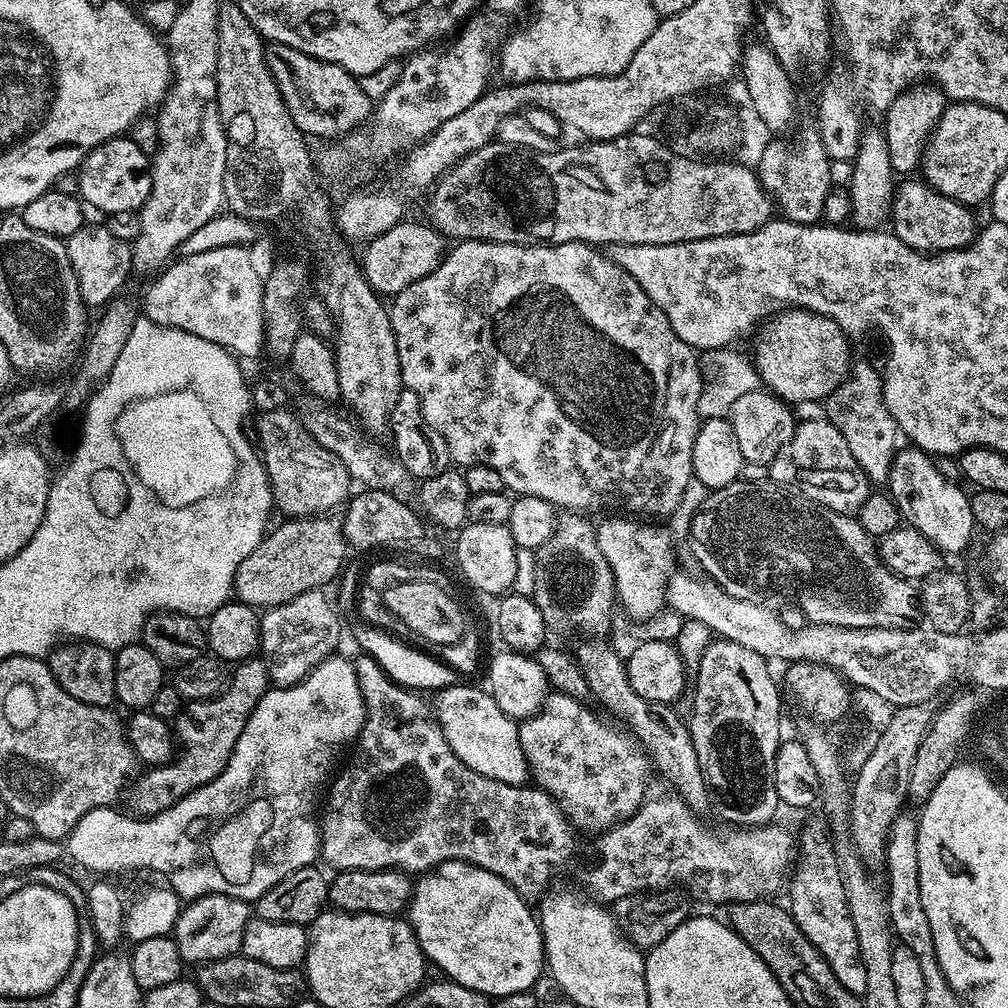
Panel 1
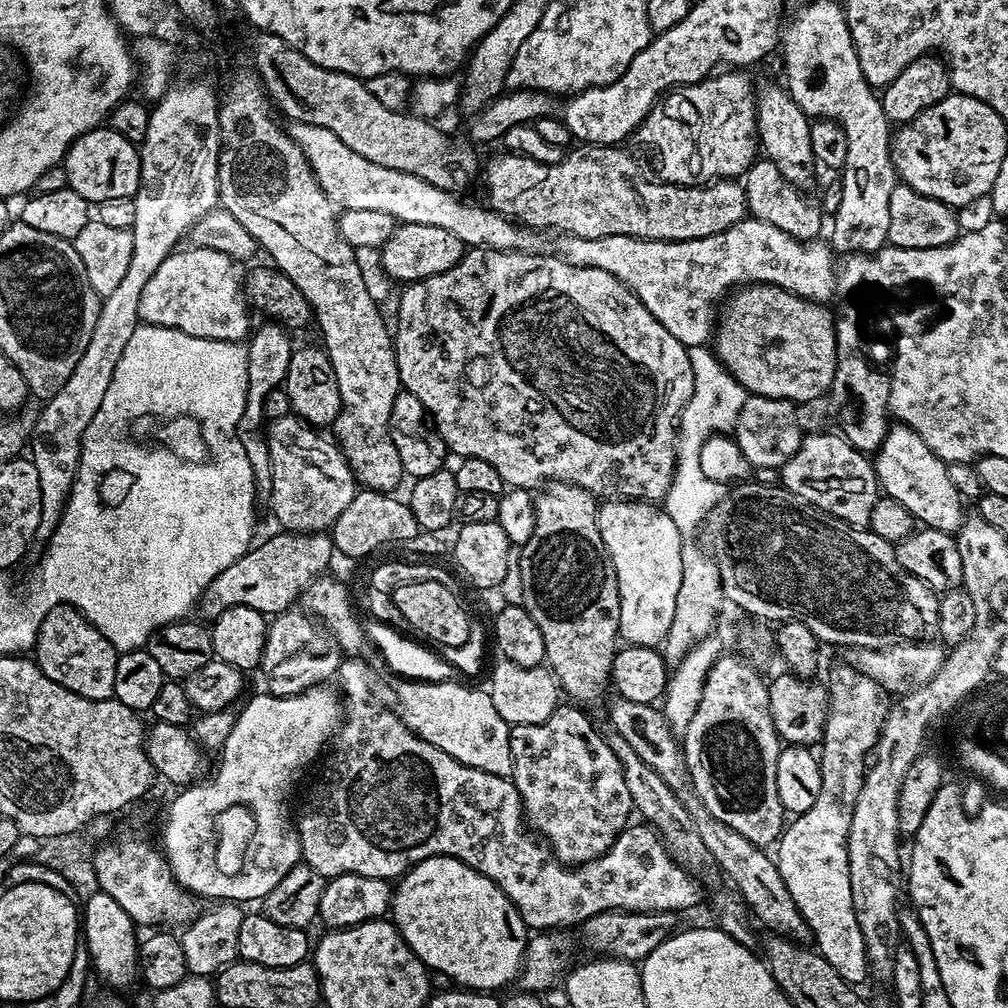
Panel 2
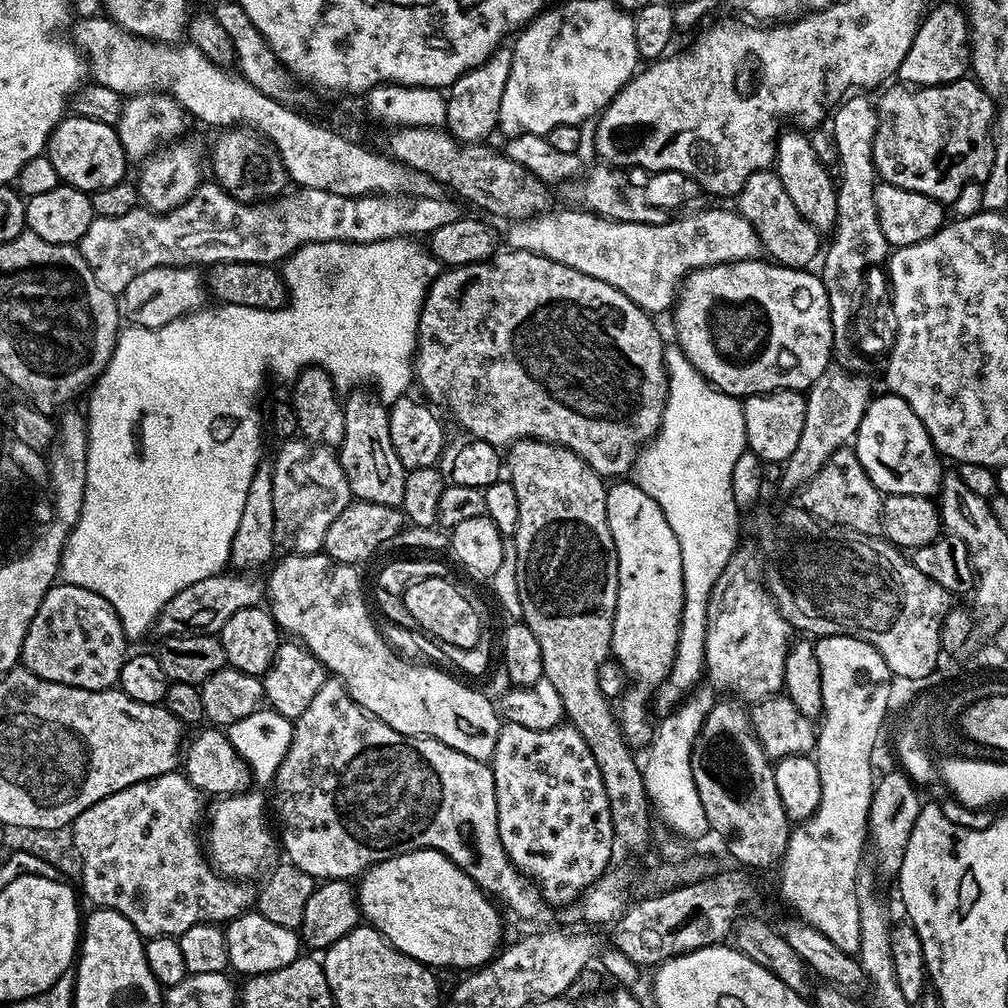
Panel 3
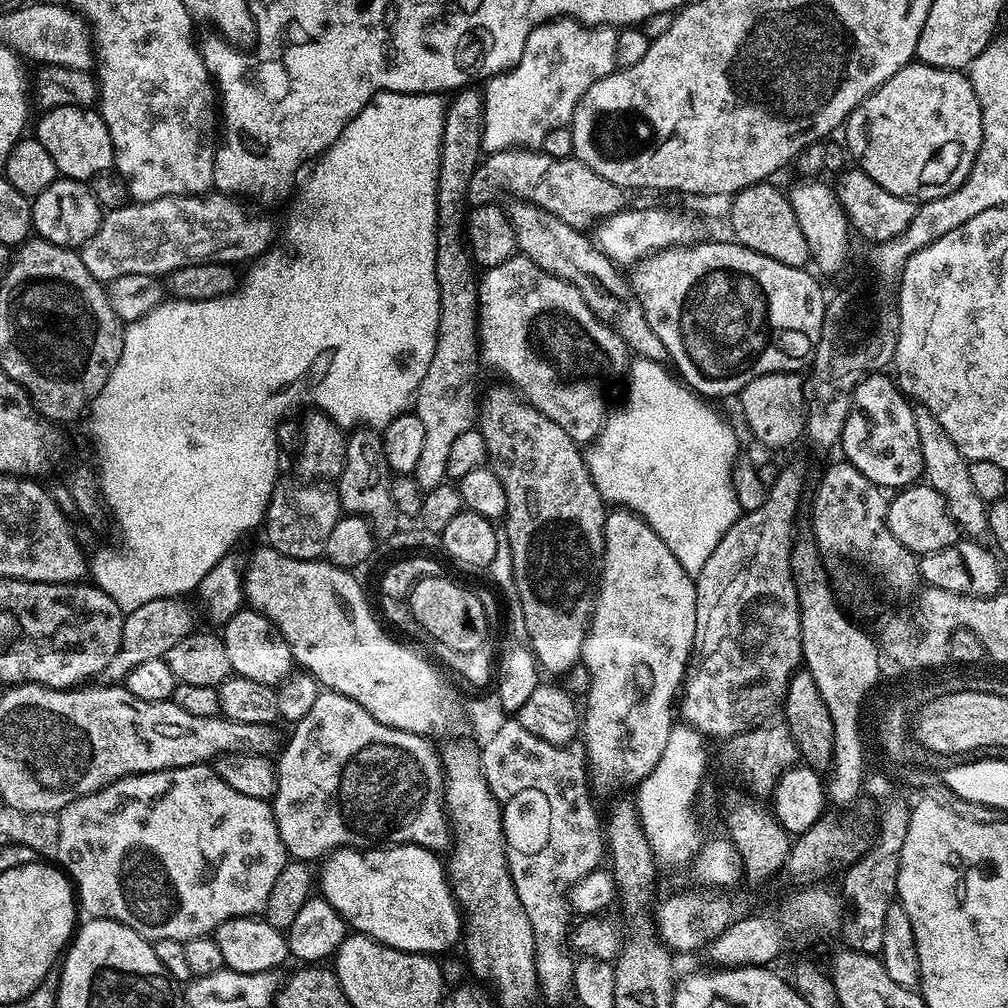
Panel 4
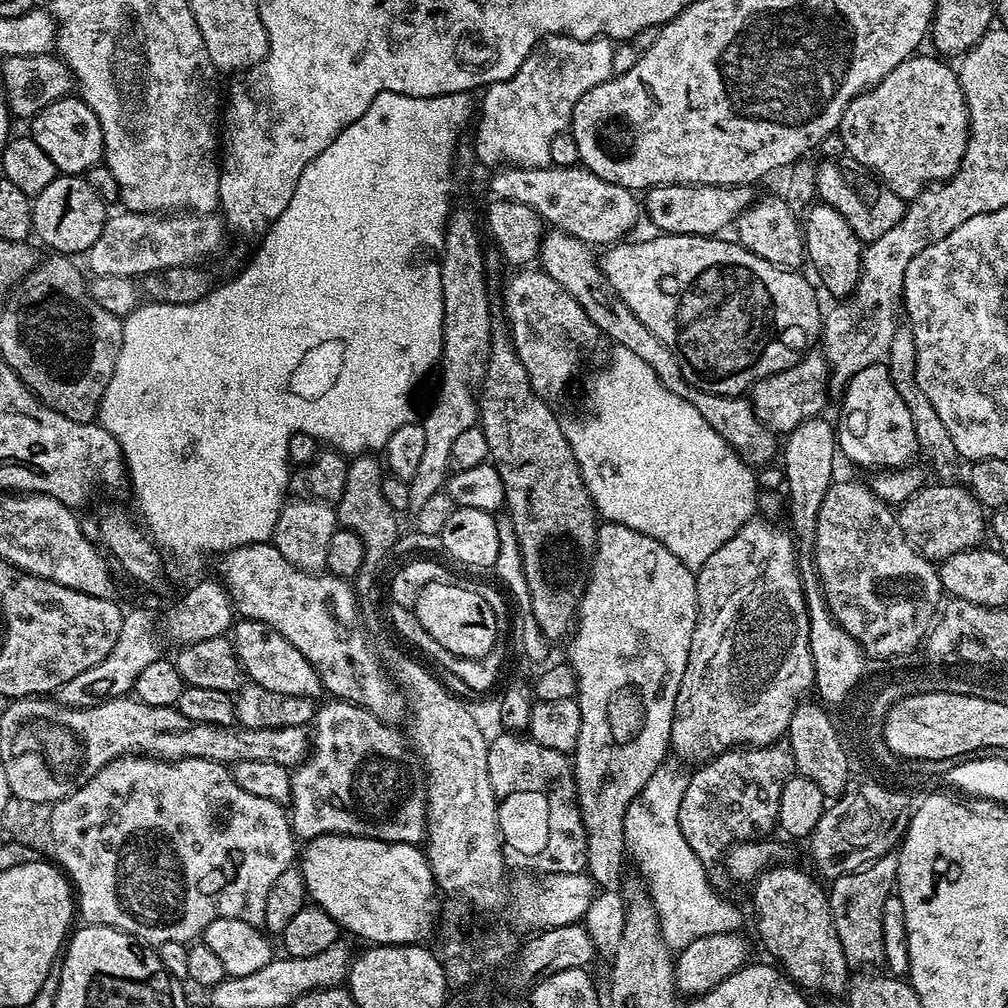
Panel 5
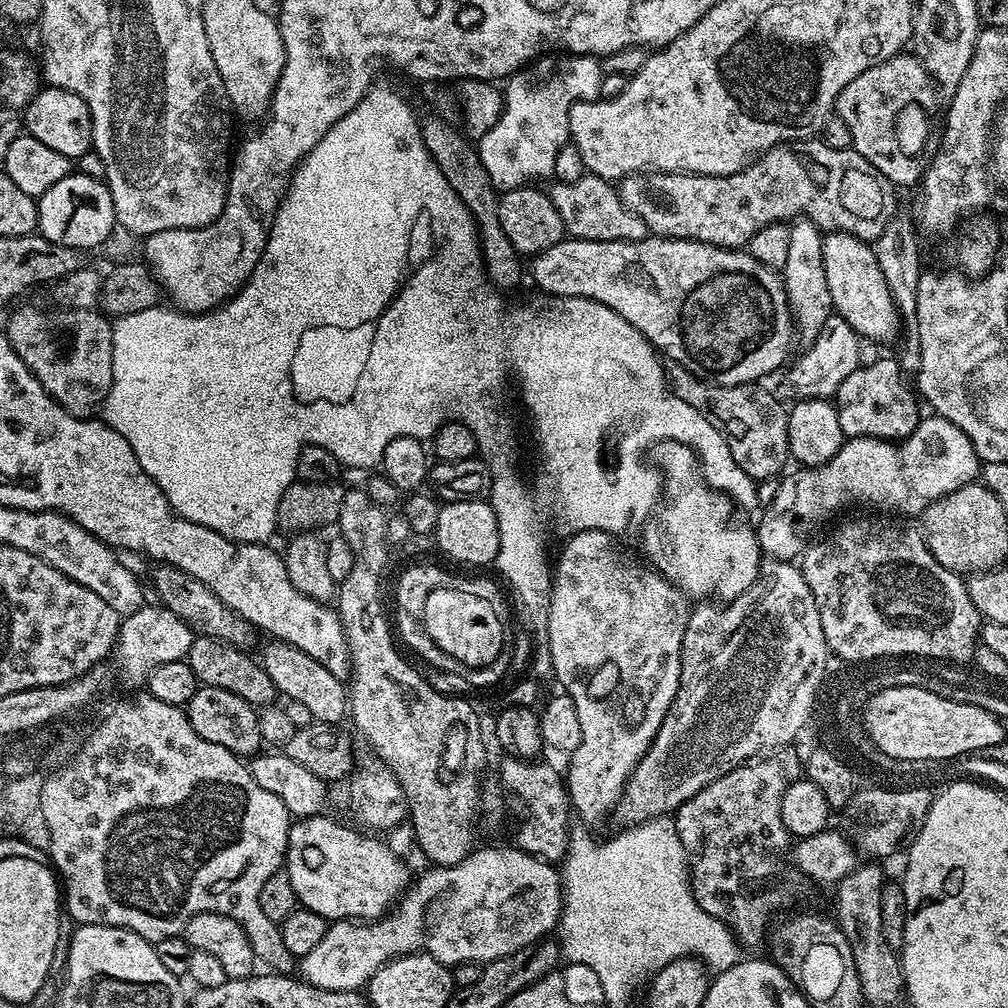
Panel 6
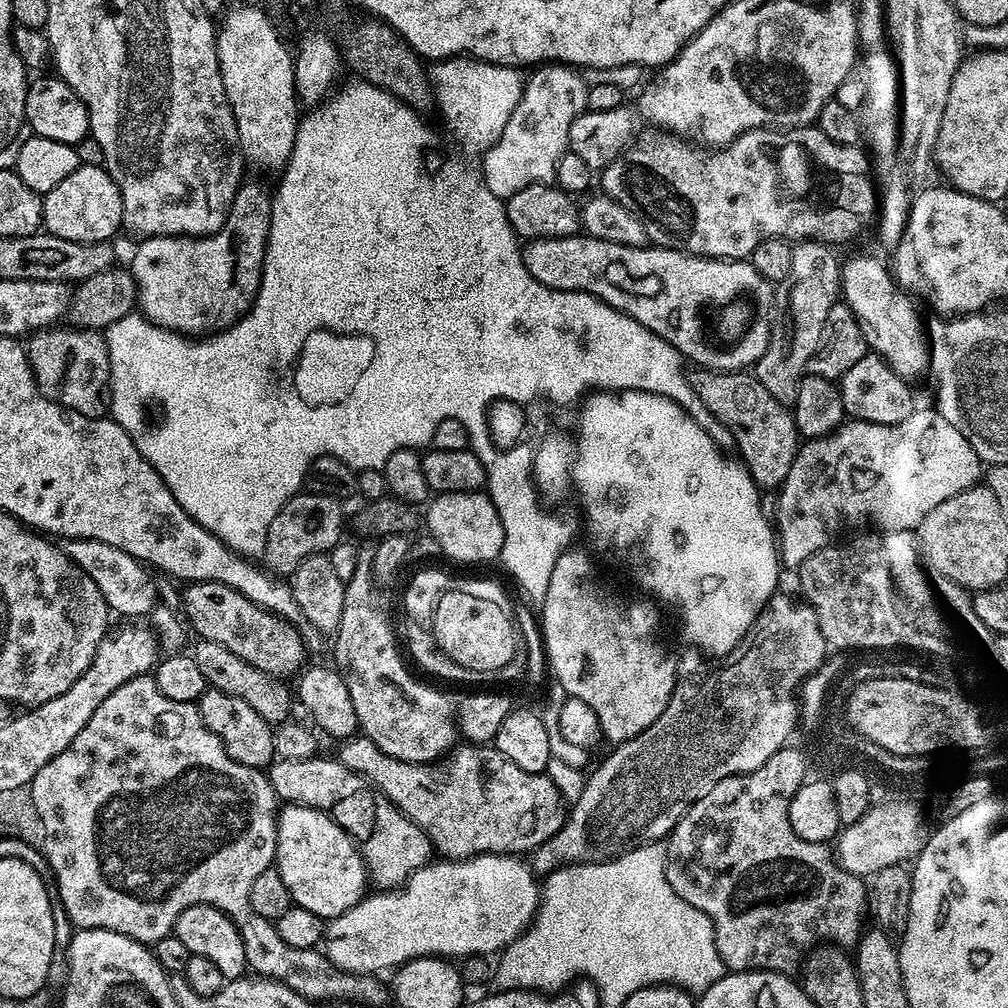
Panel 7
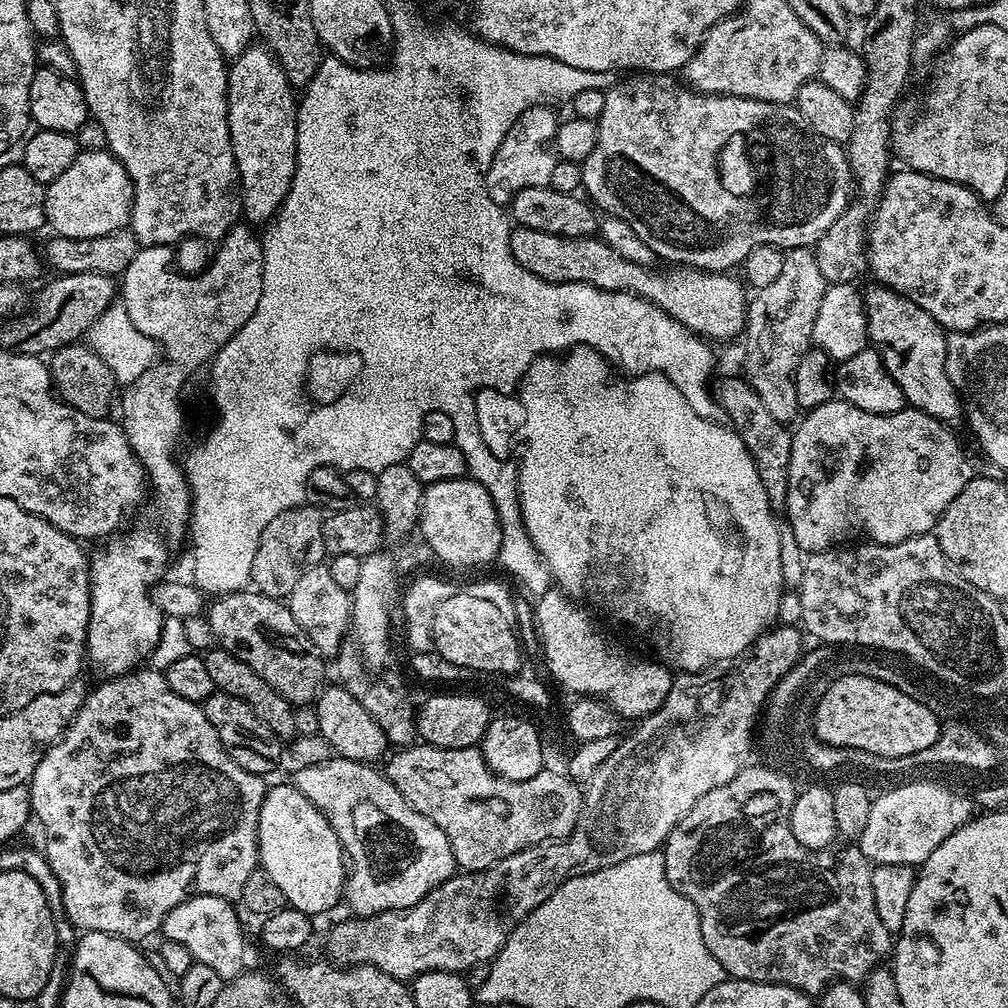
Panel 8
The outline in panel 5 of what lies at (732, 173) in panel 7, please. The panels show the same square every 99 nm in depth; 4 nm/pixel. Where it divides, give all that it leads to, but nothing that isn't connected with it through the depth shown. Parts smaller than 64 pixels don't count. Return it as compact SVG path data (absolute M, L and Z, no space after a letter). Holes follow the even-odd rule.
M824 162L817 167L816 196L823 203L838 210L838 214L842 214L846 222L850 222L854 234L860 241L867 242L874 238L882 238L882 234L886 234L890 226L894 226L904 217L905 201L900 199L897 192L881 187L871 175L855 167L843 168L842 165L843 163L840 162ZM659 184L657 188L647 189L643 197L642 208L652 219L652 224L664 234L674 236L710 236L715 237L724 227L735 225L736 219L748 209L749 204L753 203L753 189L748 186L737 186L727 188L726 186L710 186L709 184Z

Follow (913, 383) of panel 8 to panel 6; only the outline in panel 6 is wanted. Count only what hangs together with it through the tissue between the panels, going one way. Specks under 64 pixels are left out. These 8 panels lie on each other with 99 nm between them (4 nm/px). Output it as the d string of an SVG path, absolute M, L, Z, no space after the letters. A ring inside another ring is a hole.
M829 232L824 237L824 245L822 246L822 266L826 266L826 282L830 286L830 298L832 299L832 308L835 315L846 318L846 322L850 322L850 326L856 331L857 336L865 341L873 340L876 344L888 344L892 339L899 337L902 332L902 321L900 312L894 306L894 298L890 294L890 286L886 286L886 278L882 274L882 266L878 266L878 258L876 257L876 249L869 241L859 240L856 236L851 236L849 232Z

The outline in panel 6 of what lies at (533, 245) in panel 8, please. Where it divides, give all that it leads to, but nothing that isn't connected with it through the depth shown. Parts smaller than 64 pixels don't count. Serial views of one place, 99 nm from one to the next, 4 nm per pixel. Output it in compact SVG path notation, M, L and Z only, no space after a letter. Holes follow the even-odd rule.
M565 238L558 241L554 246L537 252L535 256L531 257L530 264L532 264L532 280L542 291L548 292L544 294L552 298L581 296L598 301L602 306L617 312L632 328L639 330L644 335L645 340L656 349L657 353L663 354L668 360L686 366L686 370L698 374L698 378L708 380L712 384L725 384L726 386L755 384L763 381L765 379L763 376L770 375L775 368L781 367L780 369L783 369L789 359L788 351L792 348L792 336L794 340L794 317L791 308L788 307L788 295L784 292L784 281L773 269L762 266L762 262L758 262L746 250L719 248L713 244L703 244L697 240L691 242L661 242L656 238L649 238L645 241Z

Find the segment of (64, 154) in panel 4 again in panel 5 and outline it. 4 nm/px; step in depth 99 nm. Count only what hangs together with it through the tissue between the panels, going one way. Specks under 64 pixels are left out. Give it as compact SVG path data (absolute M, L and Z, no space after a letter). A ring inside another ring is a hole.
M75 95L62 97L46 105L36 116L30 120L30 135L42 150L54 162L57 173L84 174L104 158L104 139L99 118L90 110L90 106L83 98Z

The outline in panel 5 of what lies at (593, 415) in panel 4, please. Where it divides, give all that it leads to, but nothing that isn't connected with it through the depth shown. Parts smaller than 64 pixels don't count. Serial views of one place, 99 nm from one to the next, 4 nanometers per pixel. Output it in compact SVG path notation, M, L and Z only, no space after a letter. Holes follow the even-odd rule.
M516 270L512 277L504 284L504 312L508 315L508 328L512 331L510 343L518 354L534 390L539 396L549 402L555 402L568 388L568 383L576 376L576 371L587 362L591 356L600 352L600 347L606 344L605 337L601 336L598 326L590 322L586 310L578 306L575 298L554 278L550 278L543 270Z

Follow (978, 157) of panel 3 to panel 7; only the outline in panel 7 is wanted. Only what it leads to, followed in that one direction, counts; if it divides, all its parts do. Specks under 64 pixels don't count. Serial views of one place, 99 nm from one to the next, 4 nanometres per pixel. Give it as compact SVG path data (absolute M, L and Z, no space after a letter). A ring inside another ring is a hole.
M866 52L837 86L834 98L856 116L869 146L878 155L891 157L900 143L900 70L893 53L891 56L888 52Z

